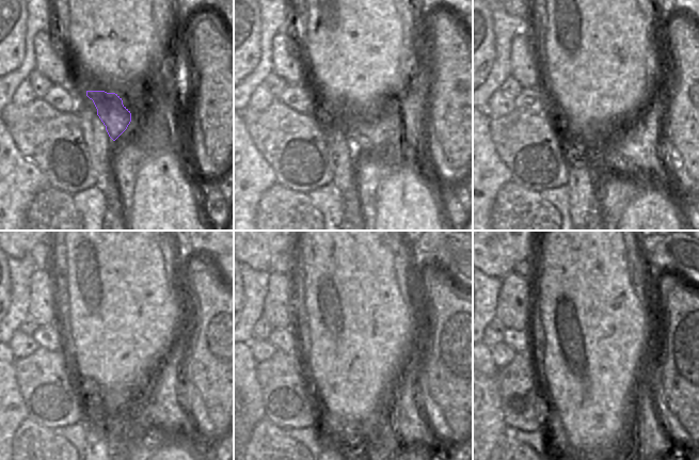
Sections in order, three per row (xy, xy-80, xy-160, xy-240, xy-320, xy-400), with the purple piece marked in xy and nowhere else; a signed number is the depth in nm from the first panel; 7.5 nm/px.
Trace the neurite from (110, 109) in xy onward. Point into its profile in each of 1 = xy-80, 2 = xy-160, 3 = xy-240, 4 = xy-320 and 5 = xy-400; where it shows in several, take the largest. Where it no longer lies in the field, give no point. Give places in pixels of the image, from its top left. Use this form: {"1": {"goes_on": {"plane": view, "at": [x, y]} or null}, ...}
{"1": {"goes_on": {"plane": "xy-80", "at": [363, 131]}}, "2": {"goes_on": {"plane": "xy-160", "at": [604, 151]}}, "3": {"goes_on": {"plane": "xy-240", "at": [163, 409]}}, "4": {"goes_on": {"plane": "xy-320", "at": [403, 416]}}, "5": {"goes_on": {"plane": "xy-400", "at": [648, 424]}}}

